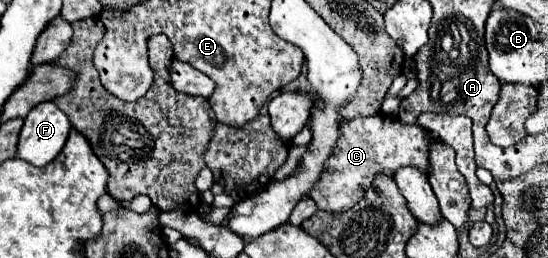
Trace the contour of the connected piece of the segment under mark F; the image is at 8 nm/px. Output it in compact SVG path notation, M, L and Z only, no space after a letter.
M53 101L39 103L25 117L17 155L35 167L45 167L63 149L71 123Z

